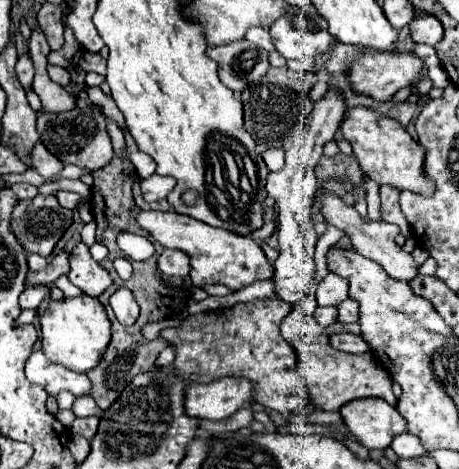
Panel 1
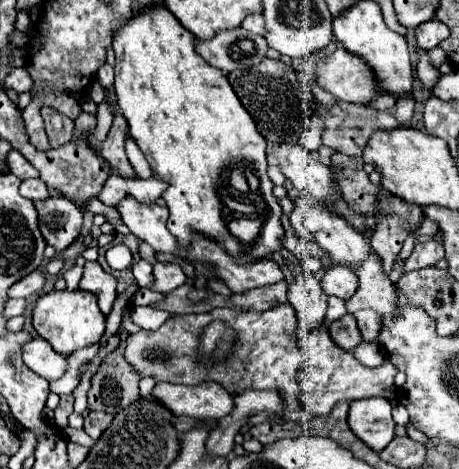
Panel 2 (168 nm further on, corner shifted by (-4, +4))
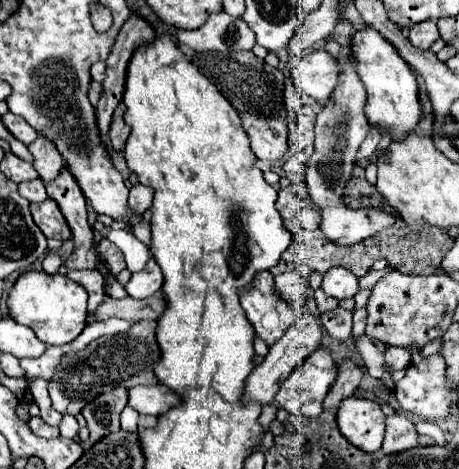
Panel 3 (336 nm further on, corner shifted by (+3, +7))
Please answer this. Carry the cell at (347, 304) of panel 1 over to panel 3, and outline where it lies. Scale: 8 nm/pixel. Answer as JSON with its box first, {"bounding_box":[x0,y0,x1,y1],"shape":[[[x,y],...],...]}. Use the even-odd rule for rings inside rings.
{"bounding_box":[355,335,395,389],"shape":[[[361,335],[355,339],[355,347],[357,351],[361,353],[363,357],[363,363],[367,367],[367,373],[375,379],[383,379],[387,383],[389,389],[395,387],[395,383],[391,381],[391,375],[383,369],[383,351],[385,351],[385,345],[381,345],[379,341],[369,341],[369,335]]]}

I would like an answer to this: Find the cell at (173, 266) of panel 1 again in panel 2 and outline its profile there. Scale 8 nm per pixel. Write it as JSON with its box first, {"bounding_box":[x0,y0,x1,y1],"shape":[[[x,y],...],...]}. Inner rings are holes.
{"bounding_box":[152,262,186,294],"shape":[[[158,262],[158,264],[154,264],[152,274],[154,274],[152,290],[160,292],[160,294],[168,294],[186,282],[186,276],[178,264],[160,264]]]}

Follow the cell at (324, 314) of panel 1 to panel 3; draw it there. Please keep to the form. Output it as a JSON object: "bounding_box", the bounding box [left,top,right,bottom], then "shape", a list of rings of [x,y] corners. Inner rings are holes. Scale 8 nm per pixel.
{"bounding_box":[315,289,339,313],"shape":[[[317,289],[317,291],[315,291],[315,303],[317,303],[319,313],[325,313],[325,311],[331,311],[331,309],[337,309],[337,305],[339,305],[339,301],[337,301],[337,299],[333,299],[333,297],[325,295],[321,289]]]}

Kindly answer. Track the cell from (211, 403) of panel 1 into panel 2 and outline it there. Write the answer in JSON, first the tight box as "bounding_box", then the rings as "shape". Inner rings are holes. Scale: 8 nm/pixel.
{"bounding_box":[152,382,232,420],"shape":[[[202,382],[196,386],[156,384],[152,400],[158,400],[174,416],[194,416],[218,420],[232,410],[232,396],[218,382]]]}

